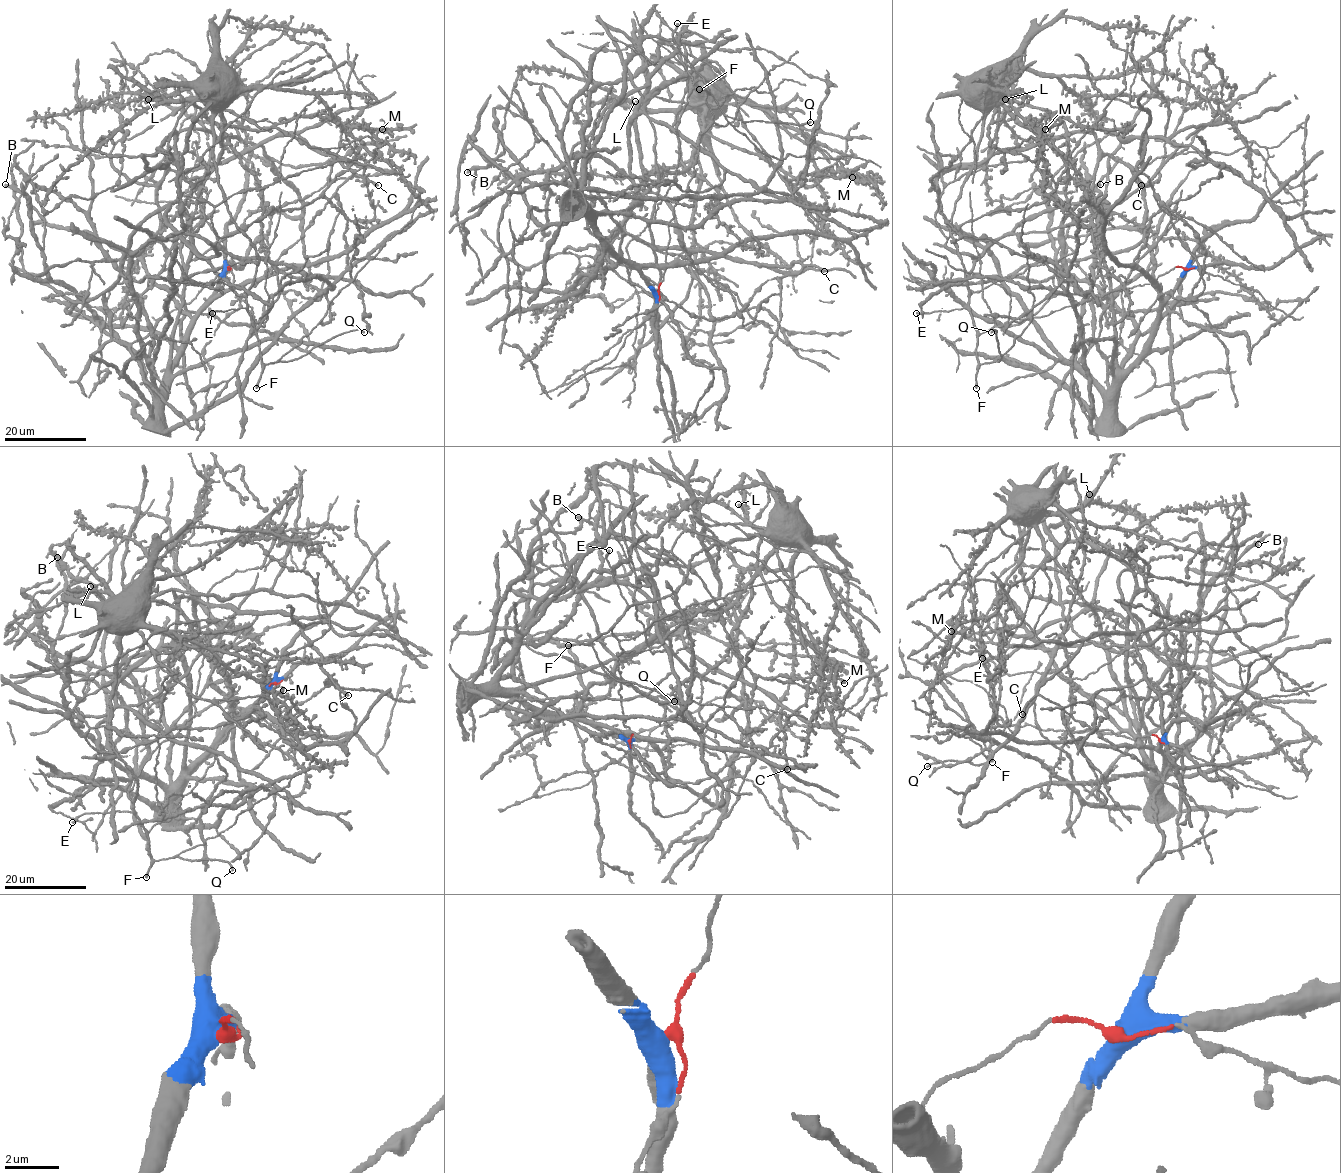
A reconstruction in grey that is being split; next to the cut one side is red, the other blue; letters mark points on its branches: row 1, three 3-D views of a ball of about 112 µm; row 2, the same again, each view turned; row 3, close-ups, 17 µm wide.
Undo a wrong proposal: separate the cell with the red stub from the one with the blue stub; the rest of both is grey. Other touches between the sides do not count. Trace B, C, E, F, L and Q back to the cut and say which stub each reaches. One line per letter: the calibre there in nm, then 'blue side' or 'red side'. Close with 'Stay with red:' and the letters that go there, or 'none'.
B: 380 nm | blue side
C: 400 nm | blue side
E: 240 nm | red side
F: 320 nm | red side
L: 360 nm | red side
Q: 240 nm | red side
Stay with red: E, F, L, Q

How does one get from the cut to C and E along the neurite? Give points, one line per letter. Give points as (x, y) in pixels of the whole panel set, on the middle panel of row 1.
C: (656, 292), (631, 265), (612, 266), (602, 241), (623, 231), (662, 247), (767, 265), (802, 262), (824, 272)
E: (657, 292), (674, 205), (687, 191), (700, 137), (713, 116), (706, 85), (673, 38), (678, 23)

